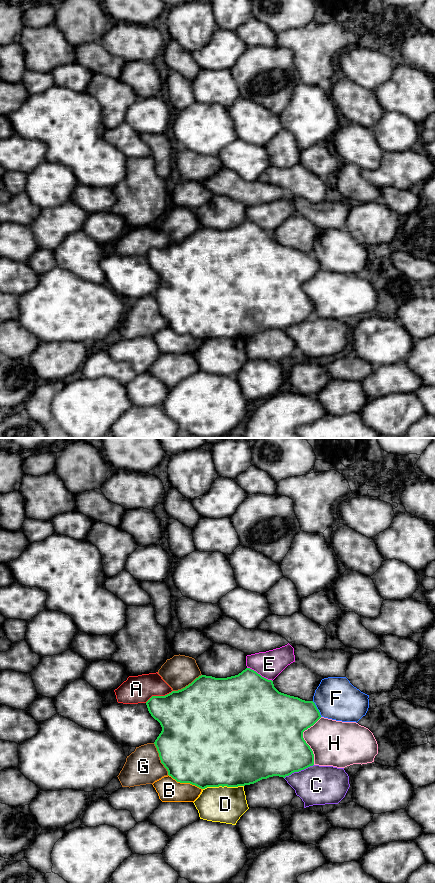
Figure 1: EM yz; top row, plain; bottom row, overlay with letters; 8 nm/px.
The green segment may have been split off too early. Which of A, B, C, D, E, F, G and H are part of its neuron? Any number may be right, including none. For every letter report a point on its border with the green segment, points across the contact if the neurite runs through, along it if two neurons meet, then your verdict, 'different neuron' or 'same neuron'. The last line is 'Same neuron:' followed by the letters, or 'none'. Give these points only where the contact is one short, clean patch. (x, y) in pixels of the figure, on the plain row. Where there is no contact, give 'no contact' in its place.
A: yz (158, 248) | different neuron
B: yz (185, 334) | different neuron
C: yz (298, 323) | different neuron
D: yz (223, 338) | different neuron
E: yz (259, 226) | different neuron
F: yz (317, 261) | different neuron
G: yz (160, 311) | different neuron
H: yz (303, 291) | different neuron
Same neuron: none

